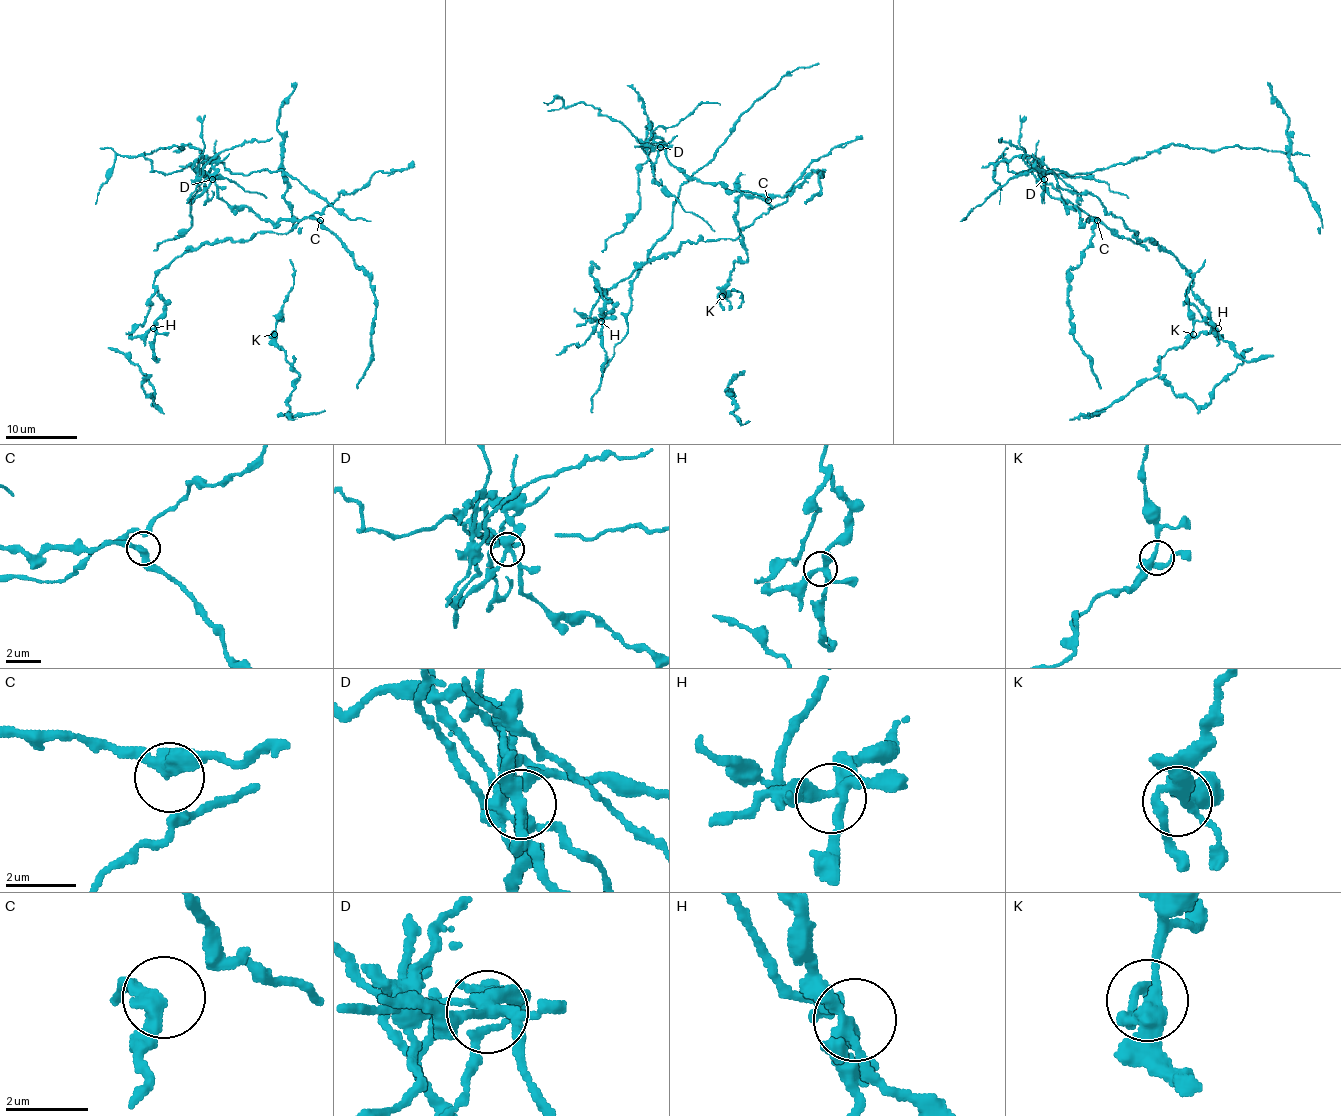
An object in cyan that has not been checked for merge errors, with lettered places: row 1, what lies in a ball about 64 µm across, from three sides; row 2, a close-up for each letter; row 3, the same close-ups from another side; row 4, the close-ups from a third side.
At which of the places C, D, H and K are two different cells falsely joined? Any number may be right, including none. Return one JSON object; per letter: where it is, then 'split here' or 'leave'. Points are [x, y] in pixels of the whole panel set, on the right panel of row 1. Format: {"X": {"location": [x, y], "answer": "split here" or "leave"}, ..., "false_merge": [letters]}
{"C": {"location": [1097, 220], "answer": "leave"}, "D": {"location": [1044, 179], "answer": "split here"}, "H": {"location": [1218, 328], "answer": "leave"}, "K": {"location": [1193, 334], "answer": "leave"}, "false_merge": ["D"]}

